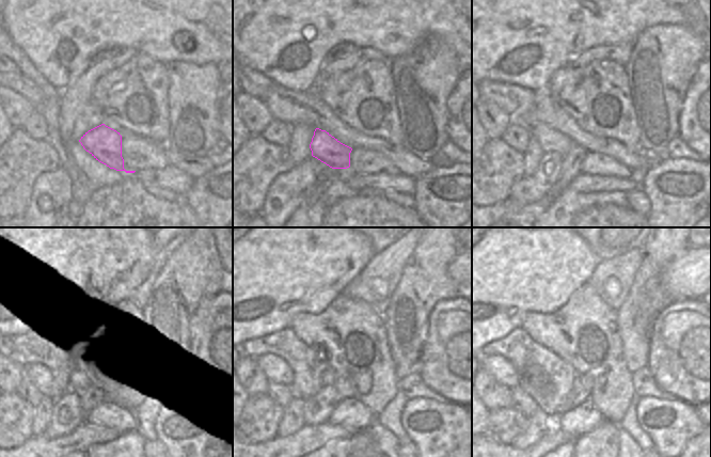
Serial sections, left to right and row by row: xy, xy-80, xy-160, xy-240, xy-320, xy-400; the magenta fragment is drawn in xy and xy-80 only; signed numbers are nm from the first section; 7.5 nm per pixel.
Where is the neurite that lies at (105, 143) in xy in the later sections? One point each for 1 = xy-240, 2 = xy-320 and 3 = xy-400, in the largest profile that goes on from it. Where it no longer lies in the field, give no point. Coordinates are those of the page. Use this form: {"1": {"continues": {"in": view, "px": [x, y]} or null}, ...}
{"1": {"continues": {"in": "xy-240", "px": [48, 376]}}, "2": {"continues": {"in": "xy-320", "px": [277, 369]}}, "3": {"continues": {"in": "xy-400", "px": [501, 369]}}}

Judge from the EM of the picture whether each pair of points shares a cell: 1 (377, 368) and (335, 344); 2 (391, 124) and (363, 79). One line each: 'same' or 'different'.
1: same
2: same

